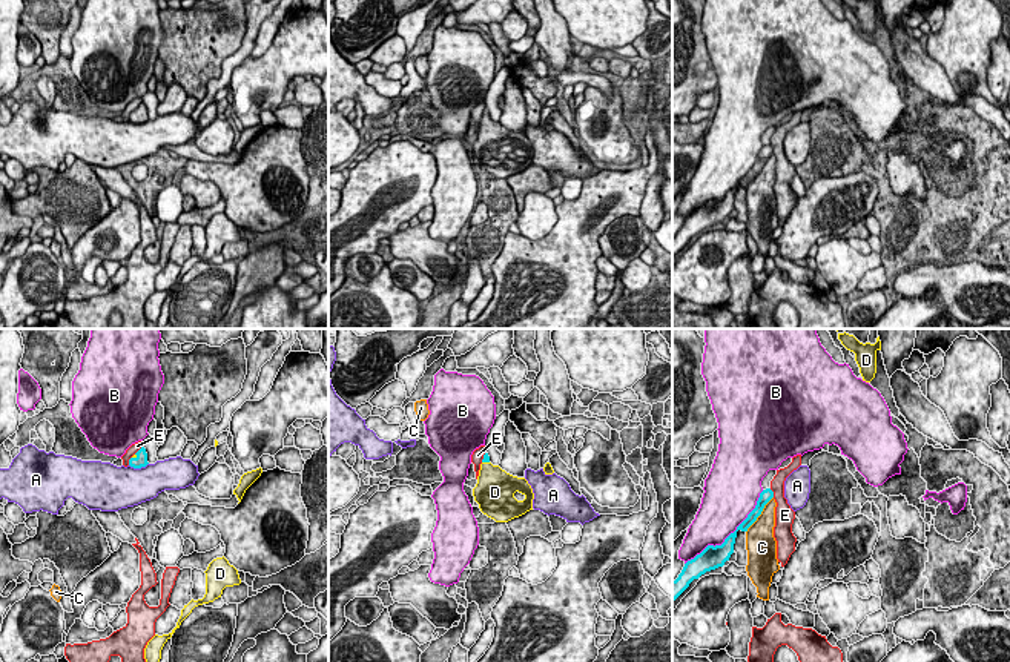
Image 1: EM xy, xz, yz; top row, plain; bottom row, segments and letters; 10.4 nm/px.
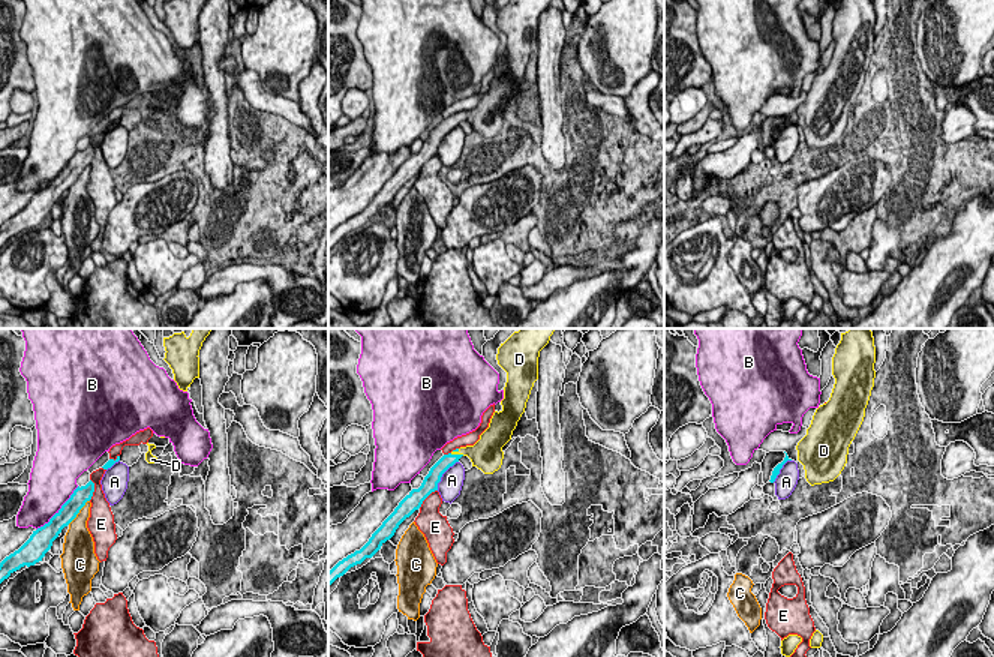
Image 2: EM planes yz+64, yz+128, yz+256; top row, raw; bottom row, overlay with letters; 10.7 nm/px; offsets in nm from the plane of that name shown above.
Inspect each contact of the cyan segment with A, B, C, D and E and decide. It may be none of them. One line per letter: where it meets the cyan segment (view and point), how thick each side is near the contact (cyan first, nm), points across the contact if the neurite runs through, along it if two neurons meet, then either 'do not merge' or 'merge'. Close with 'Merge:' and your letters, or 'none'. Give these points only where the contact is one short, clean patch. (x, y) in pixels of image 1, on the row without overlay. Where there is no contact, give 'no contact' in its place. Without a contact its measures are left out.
A: xy (138, 123) | 130/420 nm | along xy (148, 119), (140, 123), (129, 122) | do not merge
B: yz (729, 191) | 200/460 nm | do not merge
C: yz (760, 169) | 130/280 nm | do not merge
D: xy (134, 114) | 130/30 nm | across xy (140, 117), (134, 114), (134, 111) | merge
E: yz (772, 149) | 130/190 nm | do not merge
Merge: D

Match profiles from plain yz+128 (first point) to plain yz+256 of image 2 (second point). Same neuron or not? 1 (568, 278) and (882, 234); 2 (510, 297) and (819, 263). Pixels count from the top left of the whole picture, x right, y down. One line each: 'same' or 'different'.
1: different
2: same

